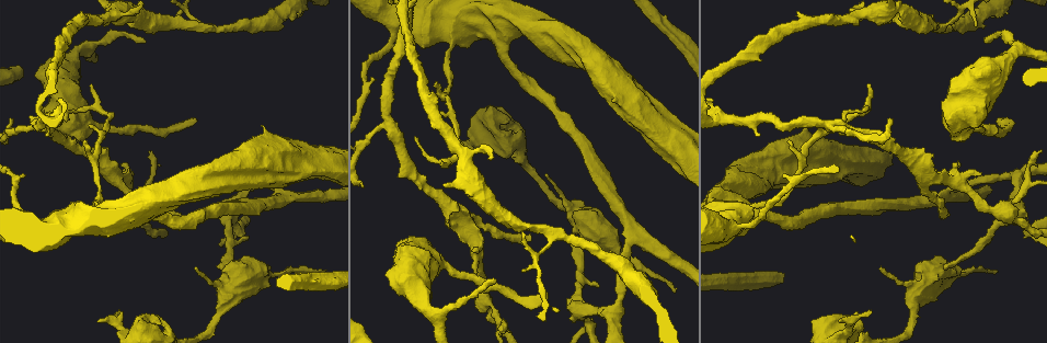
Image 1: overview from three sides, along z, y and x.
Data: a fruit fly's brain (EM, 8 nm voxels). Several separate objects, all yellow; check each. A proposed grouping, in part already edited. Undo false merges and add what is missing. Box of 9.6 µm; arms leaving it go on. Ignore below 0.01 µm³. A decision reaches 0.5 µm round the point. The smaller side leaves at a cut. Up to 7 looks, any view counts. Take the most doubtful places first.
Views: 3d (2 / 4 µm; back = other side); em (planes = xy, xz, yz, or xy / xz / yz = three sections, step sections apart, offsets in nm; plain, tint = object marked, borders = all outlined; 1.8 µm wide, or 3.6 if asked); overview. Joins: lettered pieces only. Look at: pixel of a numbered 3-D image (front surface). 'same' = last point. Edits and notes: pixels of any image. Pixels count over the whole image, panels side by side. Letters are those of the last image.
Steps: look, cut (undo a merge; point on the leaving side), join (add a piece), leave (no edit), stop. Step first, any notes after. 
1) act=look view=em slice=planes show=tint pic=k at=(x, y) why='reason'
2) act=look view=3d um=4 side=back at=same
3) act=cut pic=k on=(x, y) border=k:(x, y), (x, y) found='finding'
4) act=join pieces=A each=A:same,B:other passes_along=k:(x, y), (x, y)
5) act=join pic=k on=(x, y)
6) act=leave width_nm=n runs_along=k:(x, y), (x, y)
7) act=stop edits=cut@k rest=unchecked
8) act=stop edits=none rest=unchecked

act=look view=em slice=planes show=borders pic=1 at=(528, 235) why='branch stops here'

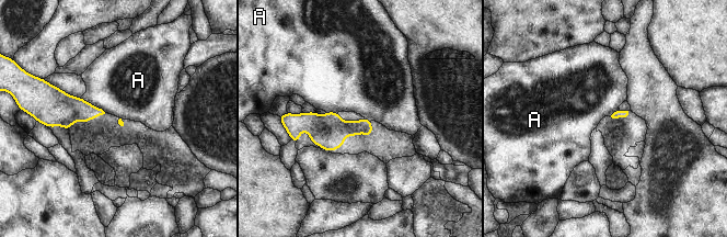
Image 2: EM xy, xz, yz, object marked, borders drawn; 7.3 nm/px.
act=leave each=A:other border=2:(81, 97), (105, 112) found='none of them fits'

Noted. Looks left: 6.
act=look view=em slice=planes show=borders pic=1 at=(546, 296) why='long arm stops here'

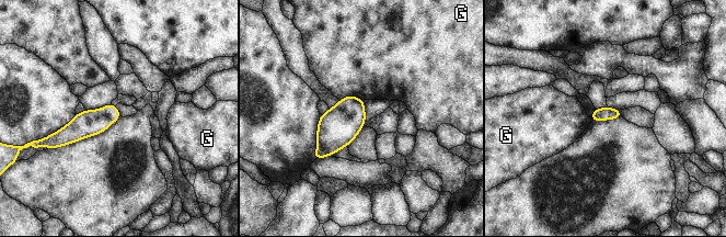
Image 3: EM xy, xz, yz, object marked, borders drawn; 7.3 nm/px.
act=leave each=G:other found='none of them fits'

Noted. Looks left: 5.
act=look view=em slice=planes show=plain pic=1 at=(144, 42)

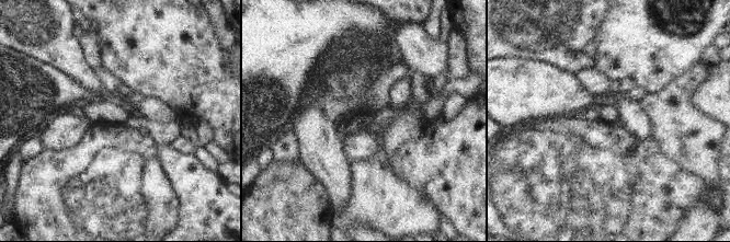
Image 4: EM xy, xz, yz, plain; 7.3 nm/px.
act=look view=em slice=planes show=borders at=same why='what lies round it'

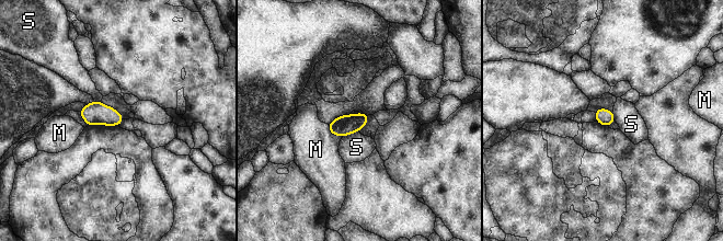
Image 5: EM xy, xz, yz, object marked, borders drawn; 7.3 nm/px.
act=leave longest_contact=M:160nm each=M:other,S:other border=5:(358, 132), (343, 137) found='none of them fits'

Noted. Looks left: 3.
act=stop edits=none rest=unchecked

